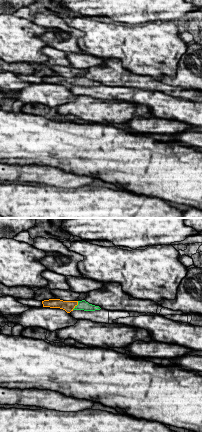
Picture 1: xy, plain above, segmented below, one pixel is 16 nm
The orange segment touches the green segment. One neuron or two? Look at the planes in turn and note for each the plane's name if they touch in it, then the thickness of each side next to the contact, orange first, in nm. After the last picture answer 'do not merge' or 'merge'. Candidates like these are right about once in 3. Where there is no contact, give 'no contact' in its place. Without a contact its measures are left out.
contact in xy; calibres 180 and 160 nm

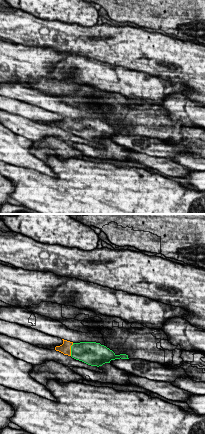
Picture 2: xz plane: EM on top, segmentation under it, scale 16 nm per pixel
contact in xz; calibres 180 and 320 nm

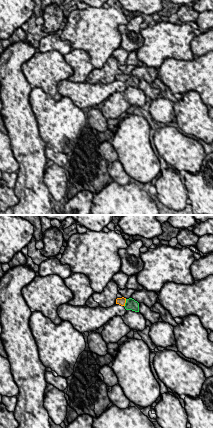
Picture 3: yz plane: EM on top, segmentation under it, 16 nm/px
contact in yz; calibres 130 and 180 nm

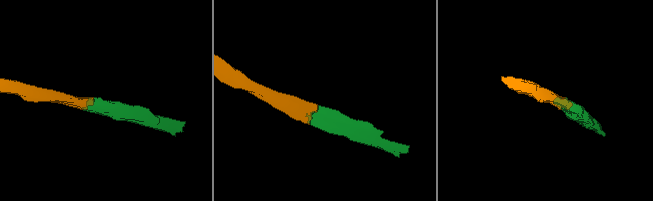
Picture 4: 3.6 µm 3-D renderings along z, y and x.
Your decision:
merge

